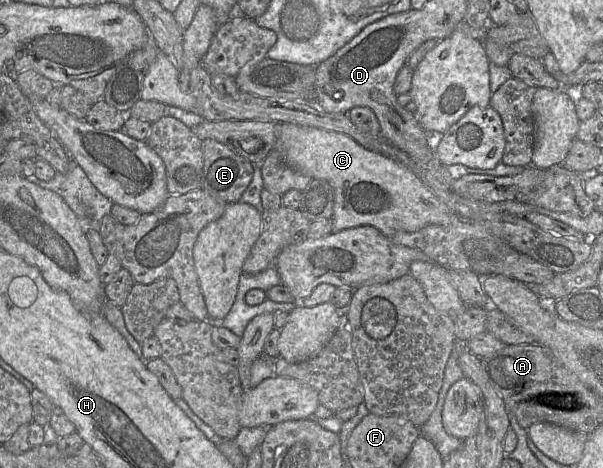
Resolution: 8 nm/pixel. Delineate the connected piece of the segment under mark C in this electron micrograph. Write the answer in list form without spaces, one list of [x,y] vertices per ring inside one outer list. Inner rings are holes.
[[[294,123],[278,124],[278,138],[274,149],[286,163],[311,179],[326,180],[334,189],[331,233],[370,225],[386,237],[392,237],[400,231],[415,232],[428,225],[447,225],[457,216],[412,171],[388,157],[363,148],[351,137]]]

